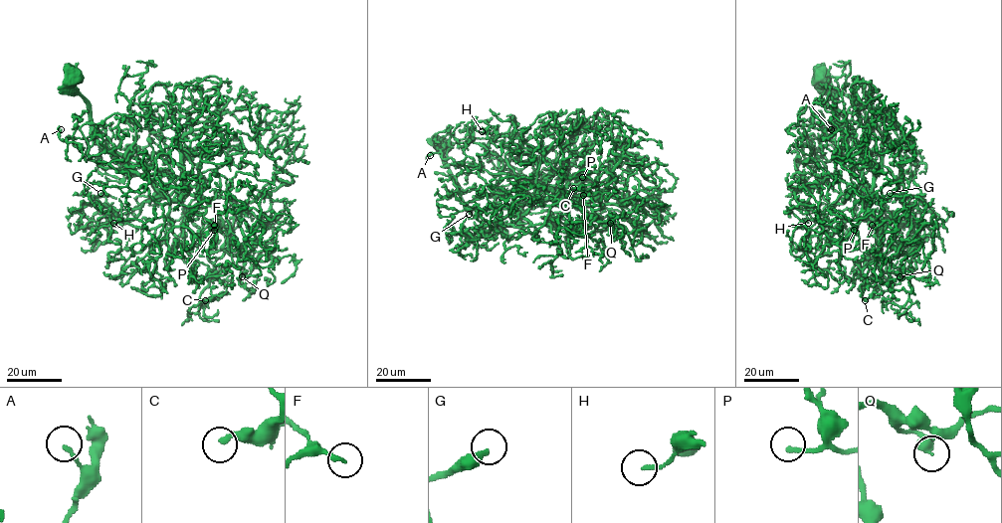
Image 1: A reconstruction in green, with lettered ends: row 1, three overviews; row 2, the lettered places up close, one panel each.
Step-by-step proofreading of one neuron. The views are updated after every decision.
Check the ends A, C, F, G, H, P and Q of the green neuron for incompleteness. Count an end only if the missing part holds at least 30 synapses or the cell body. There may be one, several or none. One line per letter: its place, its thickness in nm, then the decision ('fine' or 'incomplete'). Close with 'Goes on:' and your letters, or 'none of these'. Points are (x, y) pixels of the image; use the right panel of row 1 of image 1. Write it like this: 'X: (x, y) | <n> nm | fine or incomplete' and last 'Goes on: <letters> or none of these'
A: (831, 129) | 200 nm | fine
C: (865, 300) | 260 nm | fine
F: (872, 225) | 190 nm | fine
G: (890, 193) | 360 nm | fine
H: (808, 223) | 170 nm | fine
P: (854, 230) | 200 nm | incomplete
Q: (900, 276) | 440 nm | fine
Goes on: P

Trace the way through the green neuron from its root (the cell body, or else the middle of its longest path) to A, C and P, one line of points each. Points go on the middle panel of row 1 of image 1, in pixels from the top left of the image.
A: (439, 146), (462, 193), (478, 189), (496, 196), (491, 194), (498, 175), (457, 164), (441, 152), (430, 155)
C: (439, 146), (462, 193), (569, 194), (580, 205), (602, 207), (601, 194), (588, 190), (595, 183), (573, 188)
P: (439, 146), (462, 193), (568, 194), (587, 203), (601, 192), (597, 178), (582, 177)

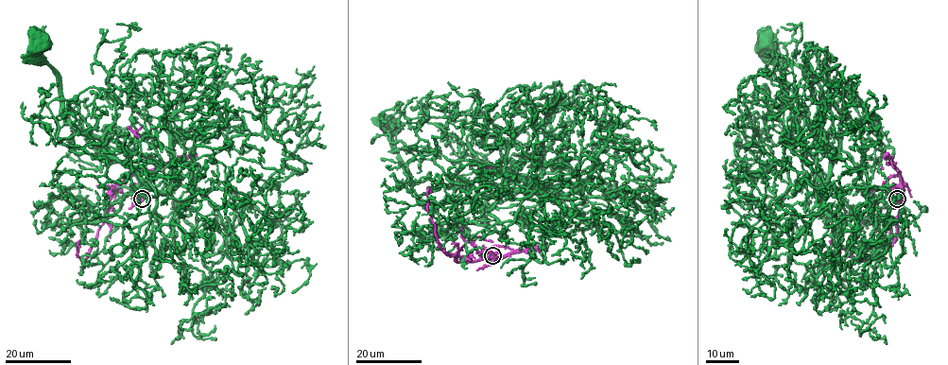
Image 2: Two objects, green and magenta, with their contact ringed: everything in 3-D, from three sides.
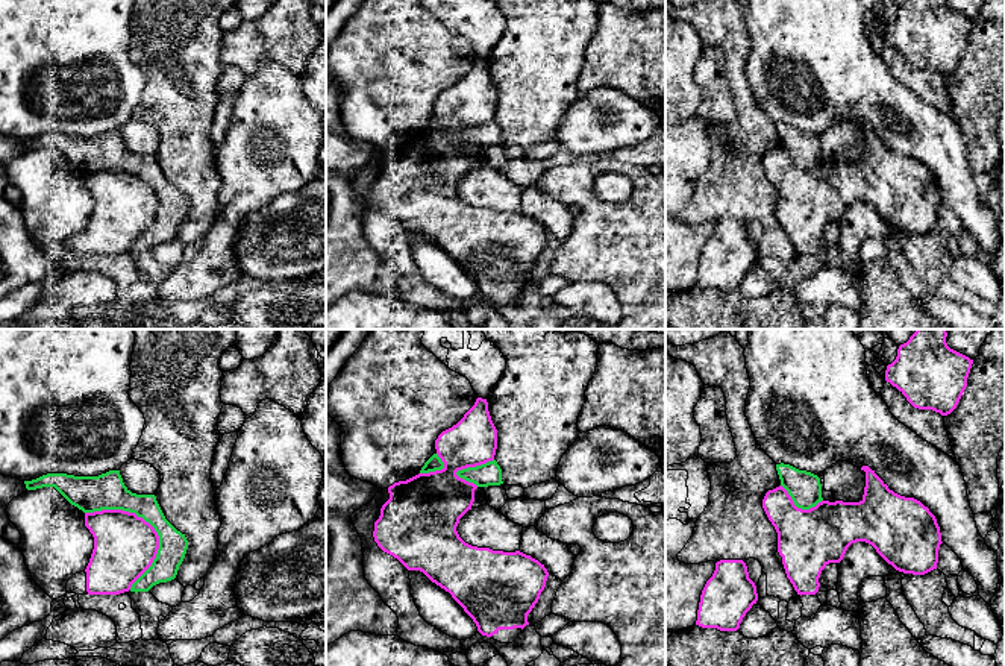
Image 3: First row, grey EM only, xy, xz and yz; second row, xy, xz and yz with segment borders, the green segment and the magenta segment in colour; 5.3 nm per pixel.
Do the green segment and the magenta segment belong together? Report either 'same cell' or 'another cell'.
another cell

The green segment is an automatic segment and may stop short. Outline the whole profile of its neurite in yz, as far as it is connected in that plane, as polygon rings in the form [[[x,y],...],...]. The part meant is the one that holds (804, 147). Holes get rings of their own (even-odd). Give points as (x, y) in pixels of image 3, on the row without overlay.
[[[784,123],[776,124],[776,130],[781,146],[788,152],[797,168],[809,170],[823,161],[817,135]]]

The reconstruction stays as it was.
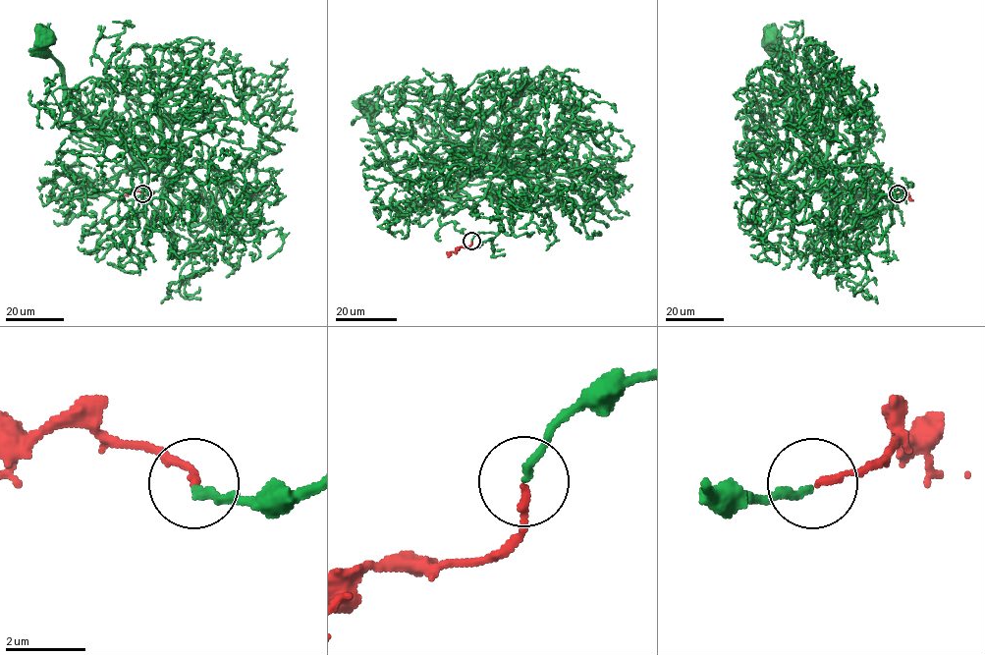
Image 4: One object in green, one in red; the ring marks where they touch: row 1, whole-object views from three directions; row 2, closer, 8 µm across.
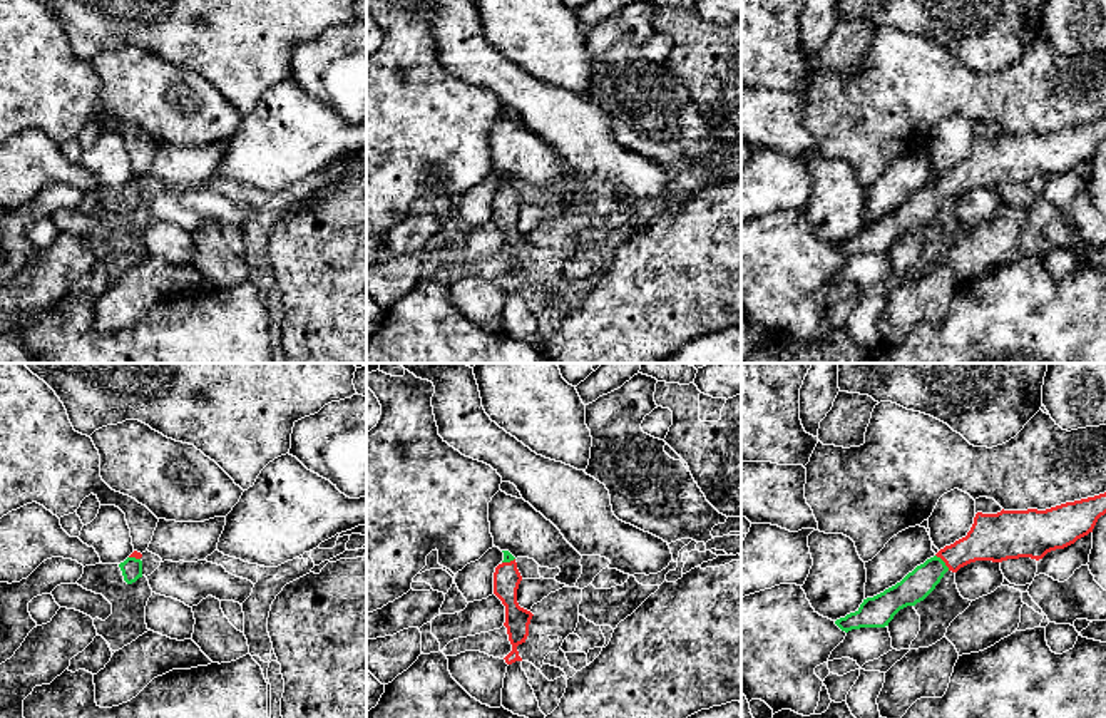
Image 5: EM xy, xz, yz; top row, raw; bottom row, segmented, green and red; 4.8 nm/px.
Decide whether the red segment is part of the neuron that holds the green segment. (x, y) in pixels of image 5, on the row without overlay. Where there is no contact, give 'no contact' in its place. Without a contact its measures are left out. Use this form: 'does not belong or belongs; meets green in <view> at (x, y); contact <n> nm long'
belongs; meets green in yz at (944, 188); contact 100 nm long

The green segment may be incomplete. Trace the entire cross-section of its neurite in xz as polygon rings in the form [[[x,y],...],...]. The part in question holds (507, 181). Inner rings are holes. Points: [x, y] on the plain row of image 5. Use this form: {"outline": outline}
{"outline": [[[509,176],[504,177],[504,186],[495,192],[494,197],[494,219],[505,231],[505,248],[509,266],[512,276],[504,283],[507,290],[522,286],[519,281],[517,271],[525,268],[529,261],[529,249],[532,238],[520,233],[517,228],[517,214],[522,206],[522,201],[517,194],[515,182]]]}

